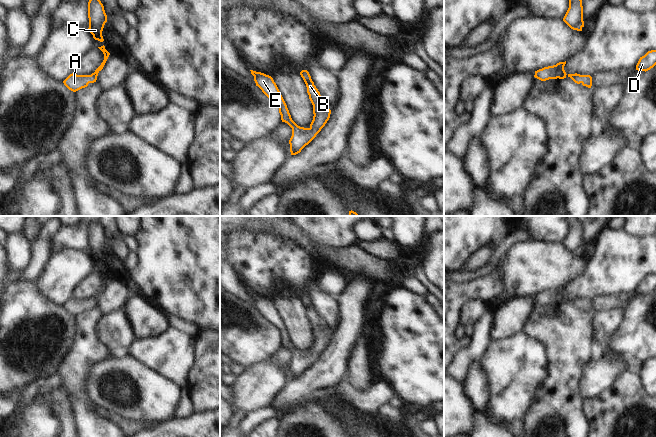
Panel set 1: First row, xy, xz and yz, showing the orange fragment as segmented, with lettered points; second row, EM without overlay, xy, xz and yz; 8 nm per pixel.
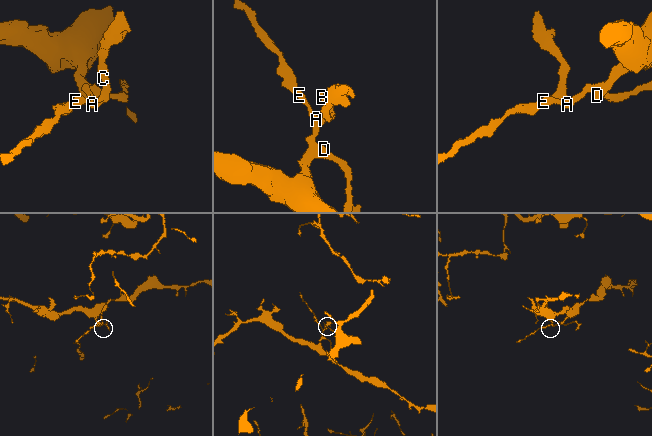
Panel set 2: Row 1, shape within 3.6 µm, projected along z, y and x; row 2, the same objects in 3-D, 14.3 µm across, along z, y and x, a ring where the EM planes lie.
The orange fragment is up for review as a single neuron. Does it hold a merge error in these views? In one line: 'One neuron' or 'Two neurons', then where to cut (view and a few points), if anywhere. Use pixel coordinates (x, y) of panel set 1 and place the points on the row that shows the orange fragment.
One neuron. No split

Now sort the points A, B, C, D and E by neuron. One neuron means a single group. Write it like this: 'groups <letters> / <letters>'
groups A B C D E

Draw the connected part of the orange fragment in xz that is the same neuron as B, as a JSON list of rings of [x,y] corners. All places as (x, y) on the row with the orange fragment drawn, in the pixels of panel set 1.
[[[250,70],[254,76],[256,86],[258,86],[262,92],[275,102],[279,107],[279,113],[281,115],[282,122],[287,123],[292,128],[292,136],[289,140],[291,155],[296,155],[308,145],[316,135],[325,126],[330,118],[331,110],[321,103],[321,95],[311,76],[307,70],[300,72],[306,87],[309,99],[313,105],[313,120],[309,128],[298,126],[291,118],[287,105],[276,85],[273,78],[261,72]]]

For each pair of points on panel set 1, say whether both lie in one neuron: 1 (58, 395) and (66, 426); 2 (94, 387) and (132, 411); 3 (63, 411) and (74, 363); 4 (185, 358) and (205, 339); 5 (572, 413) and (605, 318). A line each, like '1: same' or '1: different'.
1: same
2: same
3: different
4: different
5: different

